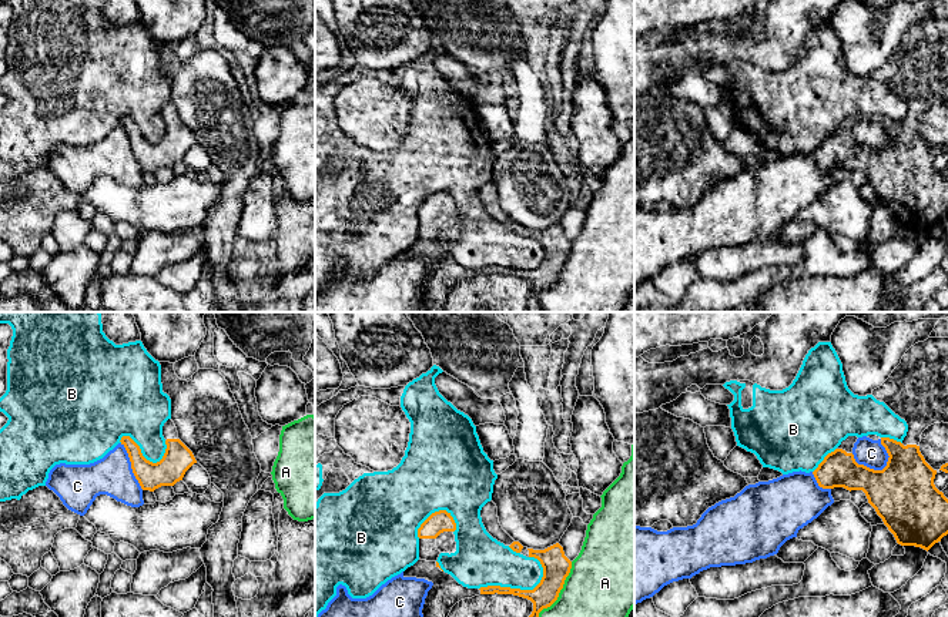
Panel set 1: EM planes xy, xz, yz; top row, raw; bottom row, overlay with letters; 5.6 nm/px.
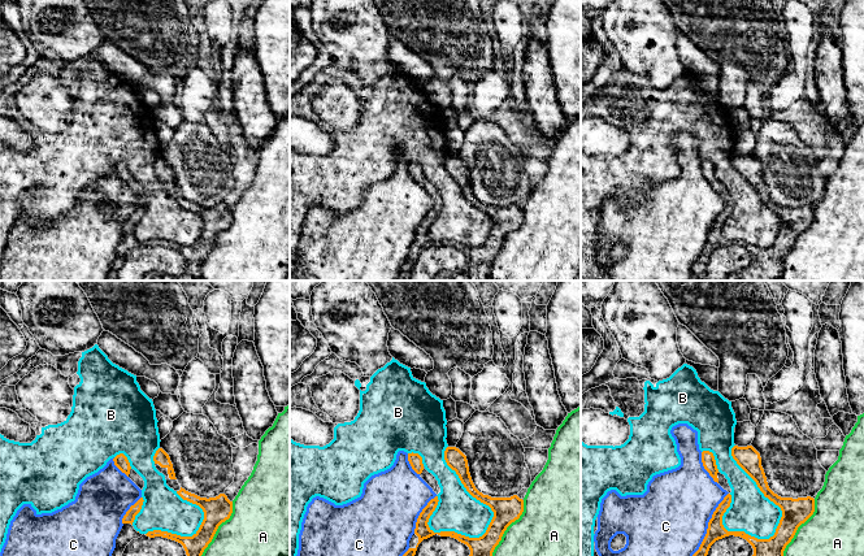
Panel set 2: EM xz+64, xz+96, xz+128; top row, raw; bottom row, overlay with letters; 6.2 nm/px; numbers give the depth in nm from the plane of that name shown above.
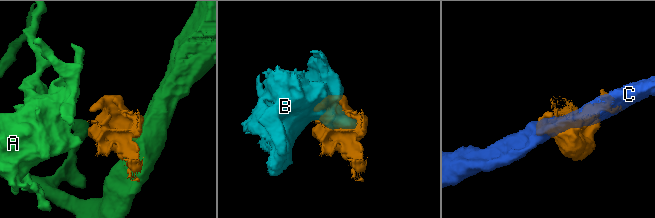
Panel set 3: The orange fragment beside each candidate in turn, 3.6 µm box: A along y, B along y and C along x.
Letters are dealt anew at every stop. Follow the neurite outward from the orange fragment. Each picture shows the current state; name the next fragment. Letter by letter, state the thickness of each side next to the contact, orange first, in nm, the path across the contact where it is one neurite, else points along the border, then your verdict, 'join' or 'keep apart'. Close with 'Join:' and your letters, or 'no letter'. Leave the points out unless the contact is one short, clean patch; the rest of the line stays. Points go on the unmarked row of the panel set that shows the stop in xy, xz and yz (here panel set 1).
A: calibres 160 and 460 nm; keep apart
B: calibres 140 and 280 nm; keep apart
C: calibres 360 and 160 nm; keep apart
Join: no letter

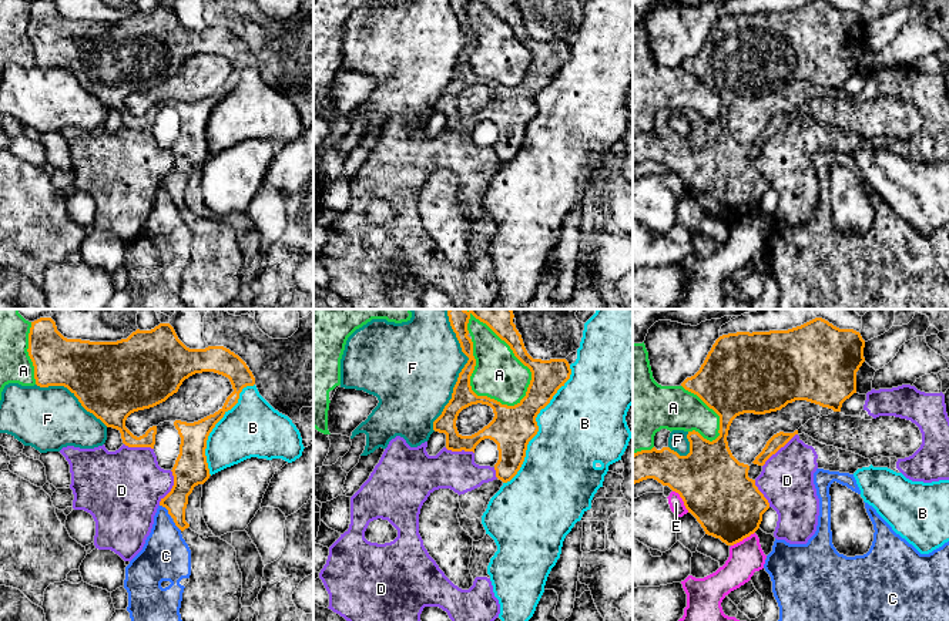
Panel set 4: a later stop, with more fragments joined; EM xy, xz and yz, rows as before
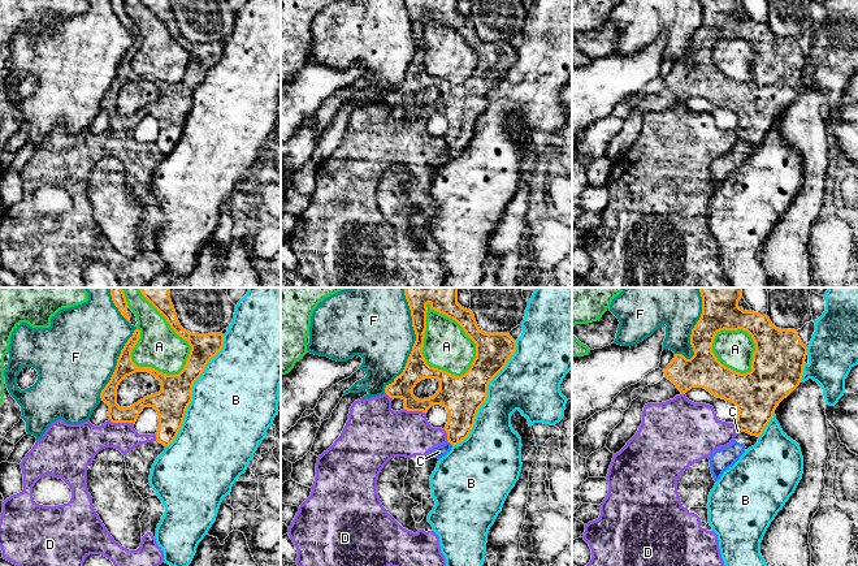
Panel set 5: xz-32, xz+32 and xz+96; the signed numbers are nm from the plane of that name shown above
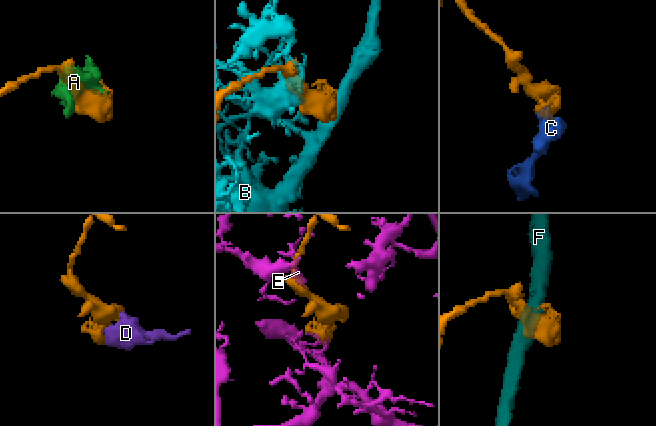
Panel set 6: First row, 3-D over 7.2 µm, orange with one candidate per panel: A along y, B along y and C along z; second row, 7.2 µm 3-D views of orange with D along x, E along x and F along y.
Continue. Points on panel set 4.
A: calibres 190 and 280 nm; keep apart
B: calibres 240 and 440 nm; keep apart
C: calibres 180 and 260 nm; keep apart
D: calibres 190 and 400 nm; keep apart
E: calibres 400 and 80 nm; keep apart
F: calibres 120 and 500 nm; keep apart
Join: no letter

